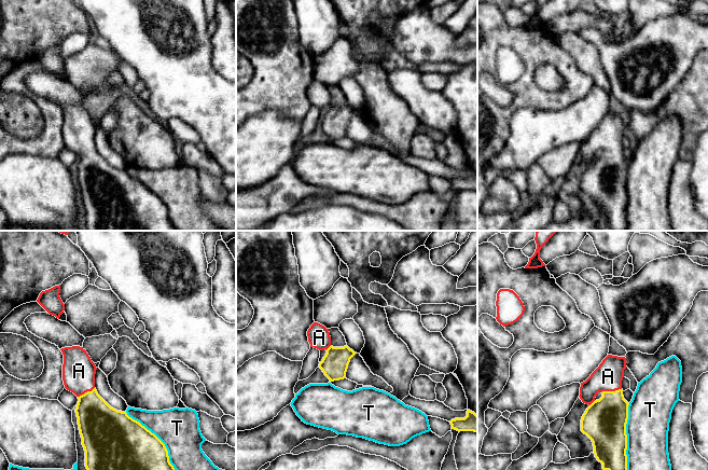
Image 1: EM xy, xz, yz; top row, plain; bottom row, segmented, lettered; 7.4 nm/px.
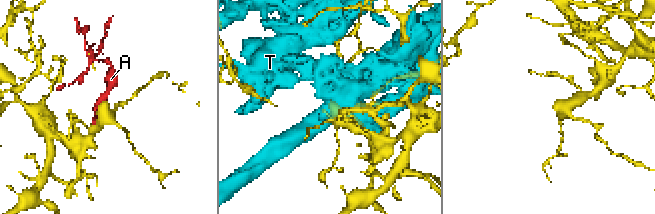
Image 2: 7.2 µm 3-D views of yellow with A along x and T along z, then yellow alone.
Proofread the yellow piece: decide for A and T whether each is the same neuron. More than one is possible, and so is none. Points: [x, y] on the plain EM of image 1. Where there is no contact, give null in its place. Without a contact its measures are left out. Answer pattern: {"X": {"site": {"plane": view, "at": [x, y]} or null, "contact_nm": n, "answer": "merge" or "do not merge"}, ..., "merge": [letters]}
{"A": {"site": {"plane": "yz", "at": [611, 150]}, "contact_nm": 160, "answer": "merge"}, "T": {"site": {"plane": "xy", "at": [158, 197]}, "contact_nm": 600, "answer": "do not merge"}, "merge": ["A"]}

